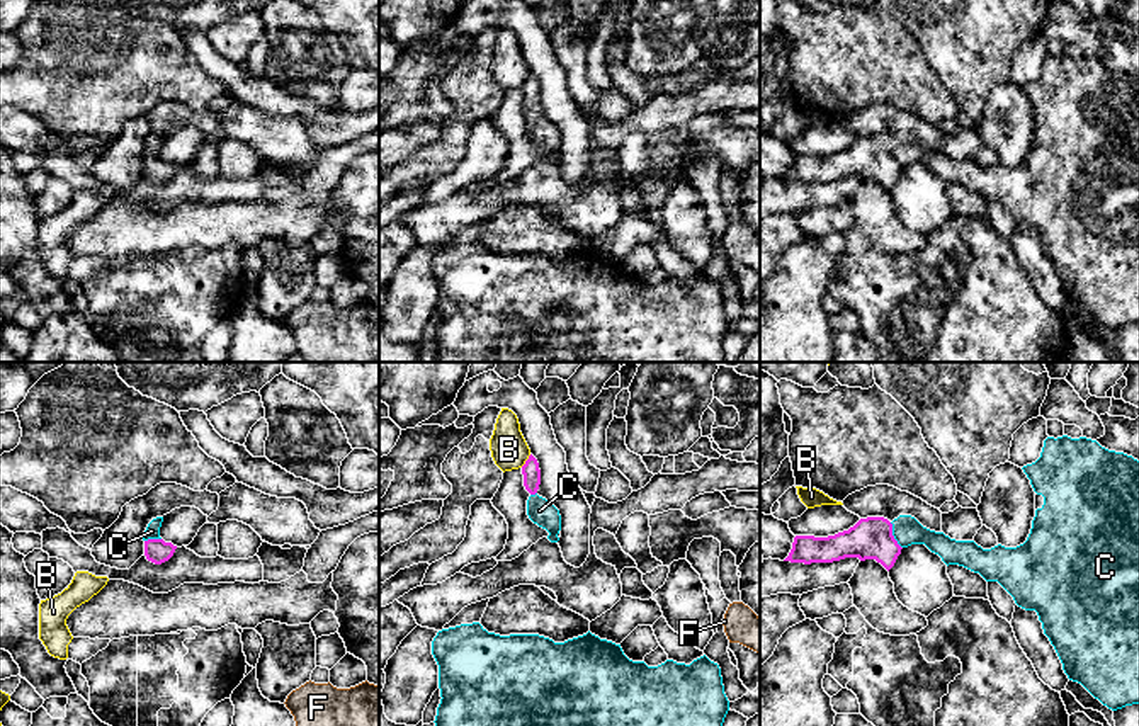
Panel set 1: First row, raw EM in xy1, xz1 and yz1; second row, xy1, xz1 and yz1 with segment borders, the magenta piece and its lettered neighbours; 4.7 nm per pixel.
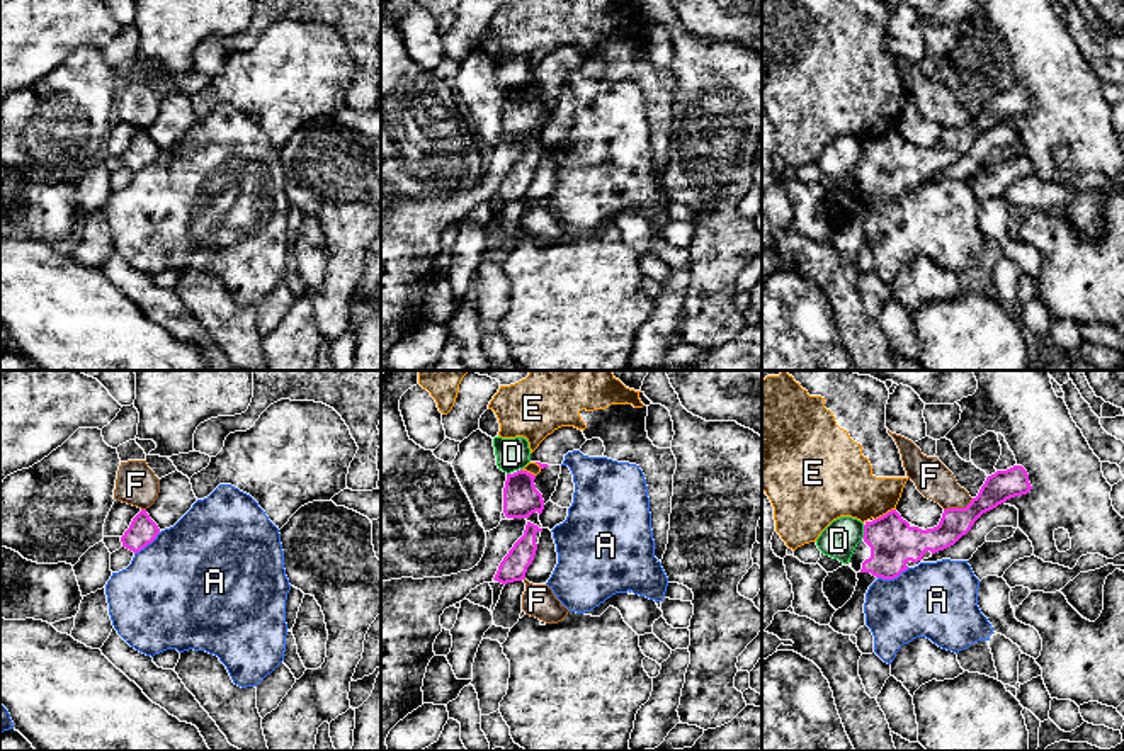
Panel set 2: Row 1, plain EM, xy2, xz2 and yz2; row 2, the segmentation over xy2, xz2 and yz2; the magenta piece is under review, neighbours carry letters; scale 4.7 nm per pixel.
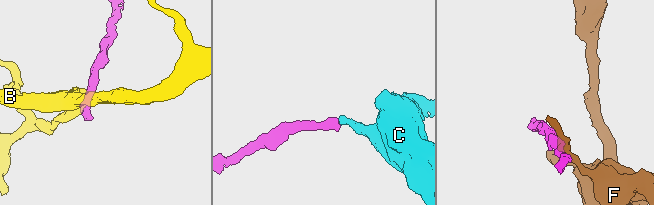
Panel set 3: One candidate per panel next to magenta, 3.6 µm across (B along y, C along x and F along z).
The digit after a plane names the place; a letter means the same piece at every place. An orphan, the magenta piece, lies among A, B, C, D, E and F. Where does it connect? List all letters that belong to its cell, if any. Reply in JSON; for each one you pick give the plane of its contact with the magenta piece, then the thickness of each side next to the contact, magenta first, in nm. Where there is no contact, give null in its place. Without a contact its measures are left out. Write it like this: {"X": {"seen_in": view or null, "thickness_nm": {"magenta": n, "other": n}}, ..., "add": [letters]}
{"C": {"seen_in": "yz1", "thickness_nm": {"magenta": 200, "other": 140}}, "add": ["C"]}

